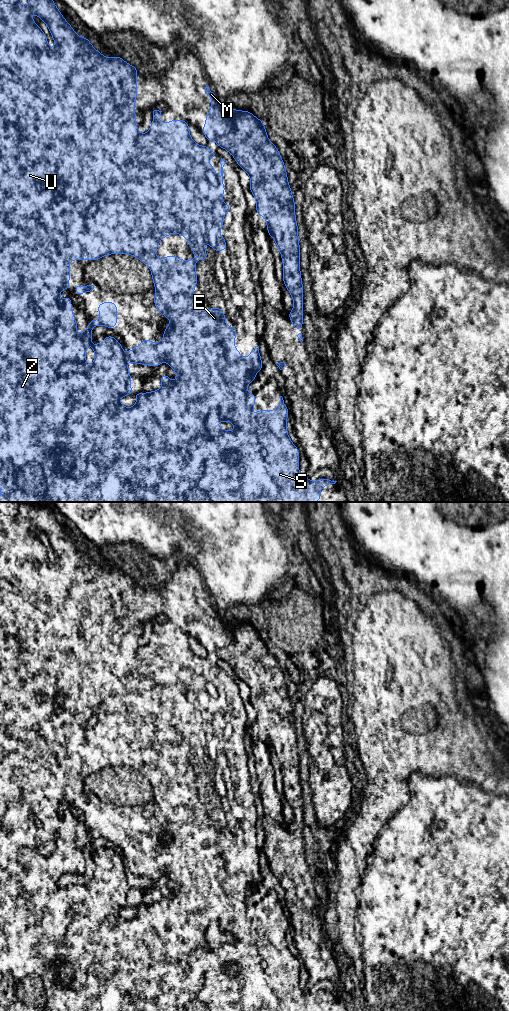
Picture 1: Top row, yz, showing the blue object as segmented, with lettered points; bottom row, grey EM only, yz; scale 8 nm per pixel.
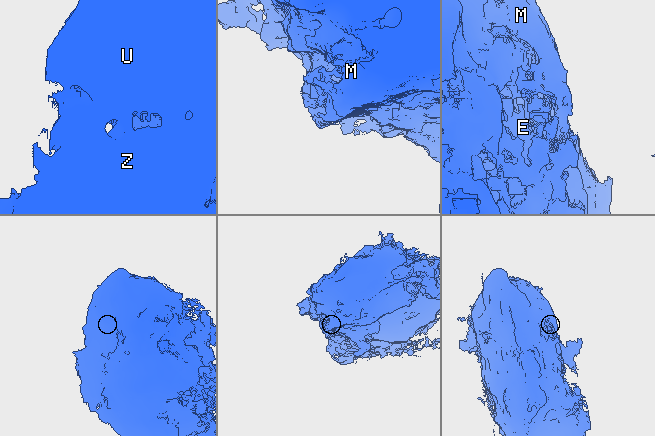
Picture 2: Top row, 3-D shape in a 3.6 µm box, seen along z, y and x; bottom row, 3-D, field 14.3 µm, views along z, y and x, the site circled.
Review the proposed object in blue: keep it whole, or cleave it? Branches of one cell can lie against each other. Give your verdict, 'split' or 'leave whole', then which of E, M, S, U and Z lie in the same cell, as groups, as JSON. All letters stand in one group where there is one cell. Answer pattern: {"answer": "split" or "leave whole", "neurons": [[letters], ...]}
{"answer": "leave whole", "neurons": [["E", "M", "S", "U", "Z"]]}

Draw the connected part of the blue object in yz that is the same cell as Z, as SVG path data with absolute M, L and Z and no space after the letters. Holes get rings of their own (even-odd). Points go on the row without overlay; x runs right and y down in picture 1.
M0 502L0 1007L1 1011L321 1011L322 1008L319 1005L321 1000L324 1000L328 996L335 996L337 993L331 993L329 991L320 990L316 994L312 994L306 988L301 988L299 985L299 962L292 955L288 948L286 940L286 933L289 927L289 922L284 915L283 909L280 908L280 916L273 923L256 922L255 936L251 935L251 923L256 914L255 905L248 905L246 898L252 895L256 890L256 885L261 883L263 875L259 865L259 858L257 857L253 862L250 862L249 870L245 870L239 866L239 862L234 859L234 851L237 849L237 843L235 838L227 839L225 826L217 818L213 821L209 820L206 824L201 823L197 820L195 814L195 805L193 800L198 796L197 786L195 784L197 772L209 772L207 765L203 759L207 753L209 757L217 764L220 765L222 762L227 762L227 756L225 750L220 748L220 741L224 740L223 731L227 723L230 723L231 717L224 716L222 714L222 706L226 704L226 700L223 698L223 679L226 676L225 672L221 670L221 689L219 690L214 684L212 676L208 676L205 673L209 670L216 670L217 664L211 663L207 658L200 658L193 653L190 649L189 636L184 632L170 632L168 635L164 635L160 631L155 629L156 626L161 628L159 622L153 623L153 632L151 635L150 642L146 646L140 646L138 644L138 638L136 637L135 627L135 611L137 610L137 589L136 585L139 580L133 579L129 575L125 574L121 569L115 568L113 570L104 569L100 563L97 563L92 558L91 554L86 549L79 549L73 542L71 537L65 532L60 522L56 519L52 510L42 505L40 502L35 502L30 506L28 516L34 525L41 530L48 538L54 553L55 562L52 563L47 555L47 551L40 539L33 534L31 531L32 526L26 518L23 518L19 513L19 507L23 502ZM173 744L177 744L180 748L187 750L187 755L191 757L191 763L195 765L194 772L180 772L177 768L165 768L160 772L155 767L155 761L159 759L159 753L164 748L170 748ZM109 766L128 766L133 767L141 772L145 777L151 781L151 787L153 795L155 797L155 811L153 815L158 821L159 825L166 828L171 832L170 837L165 839L165 843L162 854L152 855L150 850L144 850L143 854L139 855L139 858L132 860L130 864L125 866L123 864L122 857L116 852L114 848L104 848L103 856L92 856L92 840L98 837L103 837L107 840L115 840L117 837L117 815L116 814L102 814L97 818L97 823L101 825L101 829L97 832L89 832L89 836L82 847L78 847L77 833L73 828L73 821L71 819L71 809L67 808L62 814L59 813L59 806L62 801L69 802L69 789L71 784L69 782L69 774L72 772L99 772L105 767ZM88 857L91 857L95 864L95 872L90 879L86 877L85 863ZM131 872L135 876L143 876L148 878L158 879L163 873L166 873L169 878L176 883L177 892L171 894L168 886L160 887L162 899L157 903L151 903L149 905L136 905L131 903L131 886L127 879L127 874ZM125 907L136 907L136 917L131 920L126 920L120 916L119 912ZM220 933L230 933L236 939L236 942L231 944L227 941L221 943L218 935Z

